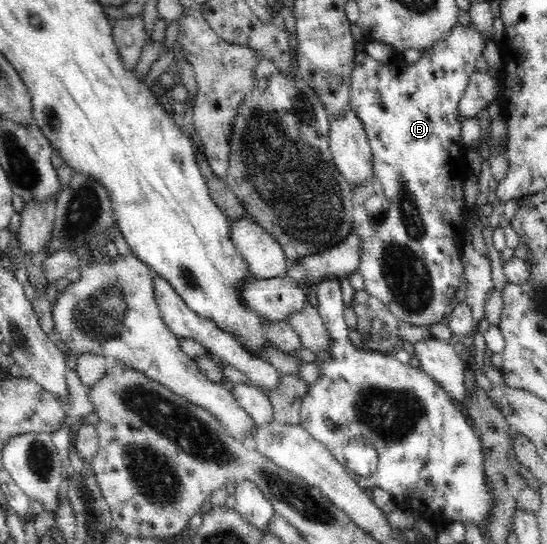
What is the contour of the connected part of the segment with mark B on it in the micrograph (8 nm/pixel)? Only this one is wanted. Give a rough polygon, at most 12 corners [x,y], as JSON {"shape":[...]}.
{"shape":[[487,40],[353,59],[358,271],[399,322],[464,274],[458,103]]}

